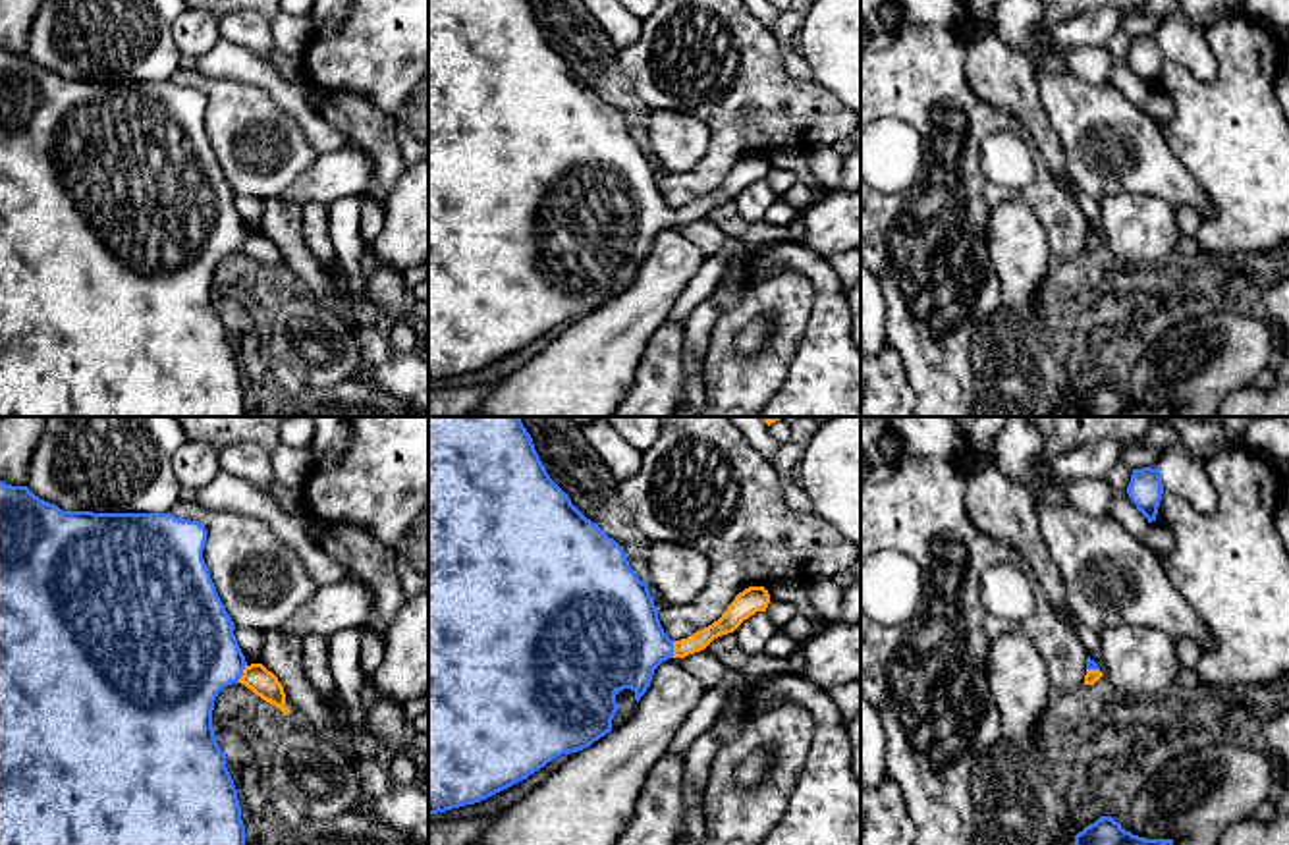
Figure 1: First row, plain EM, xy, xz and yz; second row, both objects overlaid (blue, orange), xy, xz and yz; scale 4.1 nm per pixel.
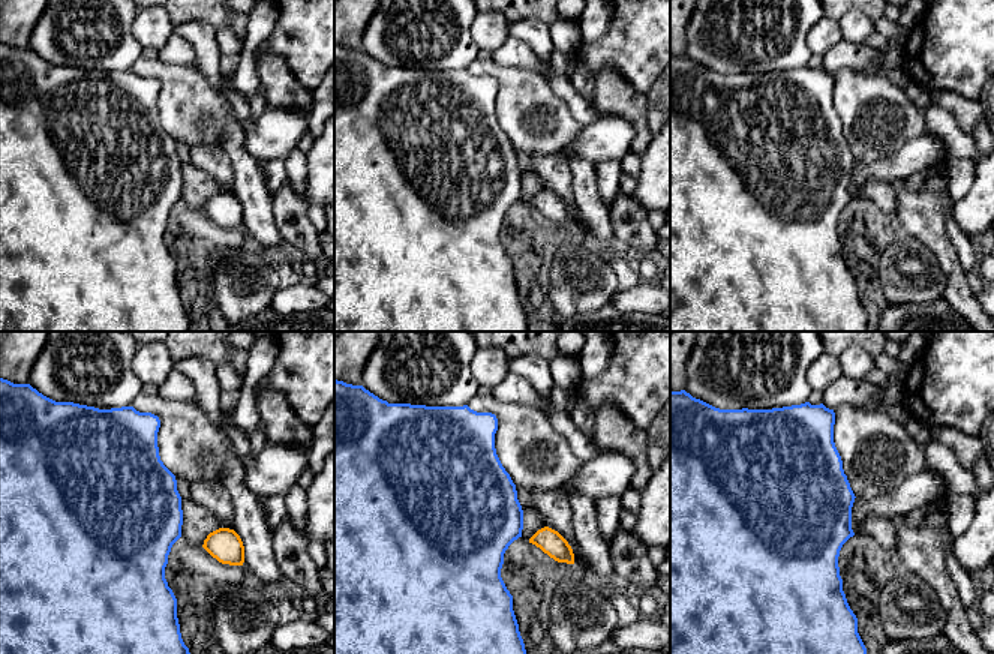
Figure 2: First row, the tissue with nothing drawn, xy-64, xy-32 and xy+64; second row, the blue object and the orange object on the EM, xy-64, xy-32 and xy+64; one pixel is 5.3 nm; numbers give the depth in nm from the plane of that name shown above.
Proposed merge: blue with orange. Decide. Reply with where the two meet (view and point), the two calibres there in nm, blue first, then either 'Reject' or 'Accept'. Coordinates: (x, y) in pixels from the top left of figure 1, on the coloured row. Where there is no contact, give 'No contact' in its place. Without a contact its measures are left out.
Touches blue at xy (242, 674). Thickness 420 nm (blue) against 110 nm. Accept

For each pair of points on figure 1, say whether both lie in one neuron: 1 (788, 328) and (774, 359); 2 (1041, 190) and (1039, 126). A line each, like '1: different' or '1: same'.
1: same
2: different

